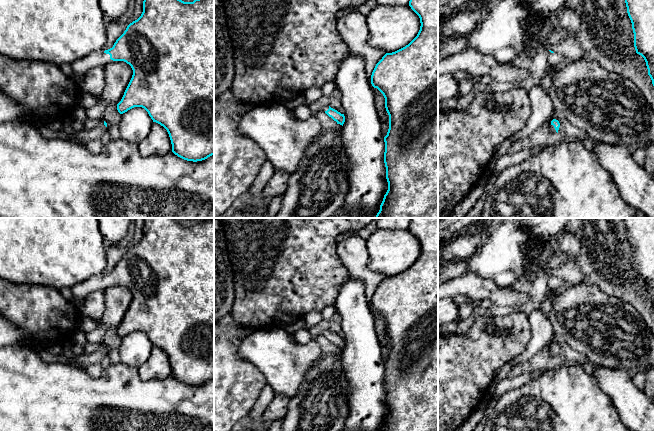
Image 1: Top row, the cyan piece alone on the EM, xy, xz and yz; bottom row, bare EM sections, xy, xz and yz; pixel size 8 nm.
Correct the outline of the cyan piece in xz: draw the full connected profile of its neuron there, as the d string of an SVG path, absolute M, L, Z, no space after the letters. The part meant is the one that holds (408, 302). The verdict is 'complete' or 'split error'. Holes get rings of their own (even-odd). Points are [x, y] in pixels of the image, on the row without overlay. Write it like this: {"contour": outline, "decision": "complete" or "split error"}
{"contour": "M411 218L409 230L420 242L421 250L417 260L405 271L386 277L376 288L371 299L371 308L383 318L389 339L389 353L384 361L384 387L388 414L380 431L438 431L438 218Z", "decision": "complete"}

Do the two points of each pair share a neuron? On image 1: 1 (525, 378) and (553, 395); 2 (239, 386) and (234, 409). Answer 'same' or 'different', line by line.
1: different
2: same

